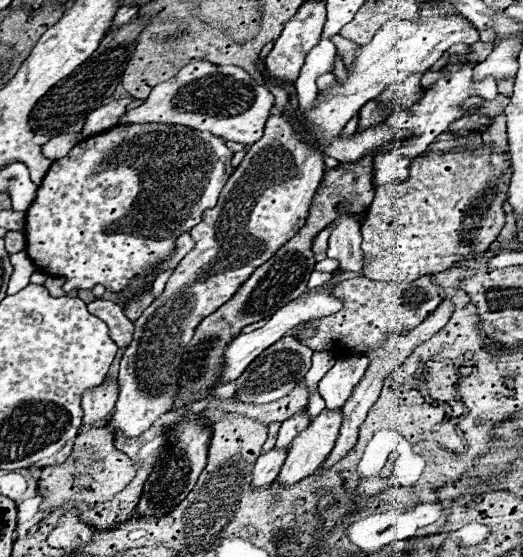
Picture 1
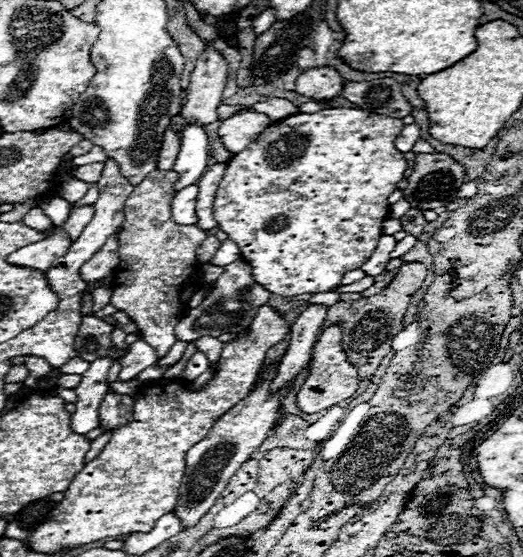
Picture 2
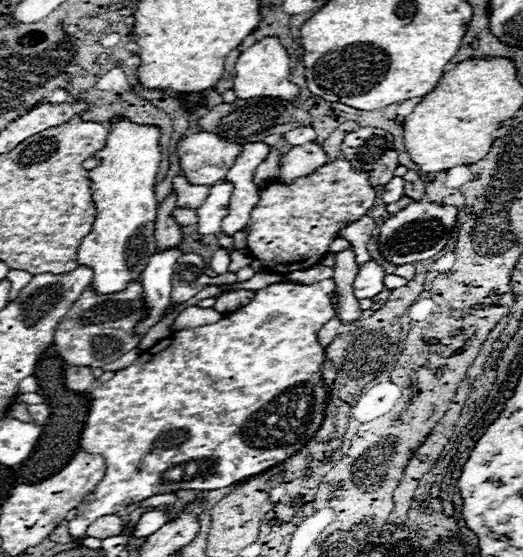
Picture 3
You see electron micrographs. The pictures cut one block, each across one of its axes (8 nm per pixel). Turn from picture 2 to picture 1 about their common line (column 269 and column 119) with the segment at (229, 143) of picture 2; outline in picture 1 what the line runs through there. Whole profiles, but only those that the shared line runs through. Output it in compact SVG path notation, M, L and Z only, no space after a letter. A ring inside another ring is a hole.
M208 60L188 62L172 82L158 84L142 106L120 116L120 126L144 124L144 122L164 122L176 126L188 126L192 130L210 132L226 142L240 142L250 146L262 136L264 124L274 106L274 96L264 84L258 84L238 66L216 66Z

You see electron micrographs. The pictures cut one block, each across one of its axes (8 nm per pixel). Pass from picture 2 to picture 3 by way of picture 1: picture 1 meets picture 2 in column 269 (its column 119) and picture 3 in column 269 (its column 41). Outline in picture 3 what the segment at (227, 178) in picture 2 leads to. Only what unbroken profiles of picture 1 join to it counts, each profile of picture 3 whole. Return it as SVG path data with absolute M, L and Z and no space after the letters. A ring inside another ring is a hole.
M334 160L324 164L316 174L298 178L290 186L282 186L280 182L272 182L262 188L260 202L252 210L250 222L244 228L248 232L248 250L254 258L262 260L264 266L270 272L280 272L288 274L294 270L304 270L314 264L328 252L328 244L338 238L338 230L348 222L348 220L358 220L360 216L366 214L368 208L372 208L376 198L376 190L370 188L368 184L368 174L366 172L354 172L350 168L350 162L346 160Z

